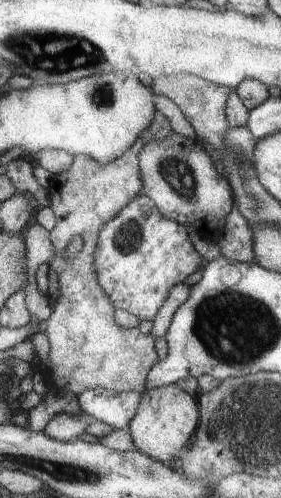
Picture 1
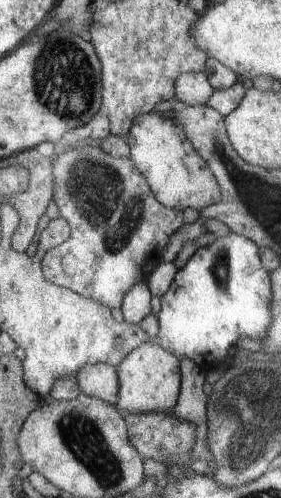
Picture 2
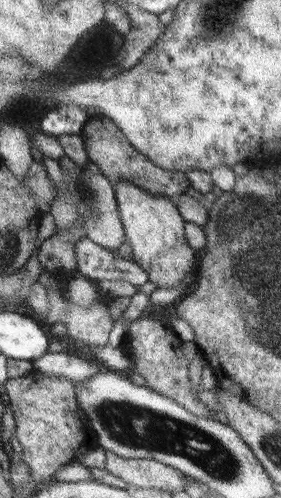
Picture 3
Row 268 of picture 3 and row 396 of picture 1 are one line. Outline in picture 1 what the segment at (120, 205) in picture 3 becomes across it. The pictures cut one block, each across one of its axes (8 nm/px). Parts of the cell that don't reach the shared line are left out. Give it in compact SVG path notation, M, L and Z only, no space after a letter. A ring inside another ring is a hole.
M161 386L143 394L137 414L131 418L125 428L133 440L135 450L147 454L149 458L169 464L173 458L183 458L185 442L195 434L199 424L199 406L197 400L185 394L179 386Z

